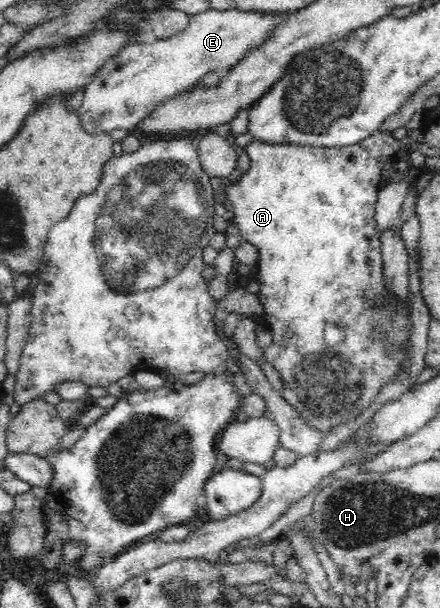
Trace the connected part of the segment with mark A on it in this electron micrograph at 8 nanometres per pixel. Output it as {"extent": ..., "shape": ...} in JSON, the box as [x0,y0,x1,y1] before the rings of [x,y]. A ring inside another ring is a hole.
{"extent":[225,130,411,432],"shape":[[[380,130],[365,140],[351,146],[325,148],[324,146],[293,146],[292,144],[269,144],[254,140],[246,146],[250,158],[250,168],[243,173],[242,178],[235,184],[225,187],[226,198],[234,208],[234,224],[240,230],[240,238],[250,242],[258,250],[258,262],[253,268],[260,282],[259,298],[264,308],[264,321],[272,334],[272,343],[264,349],[264,360],[278,370],[284,388],[281,392],[283,399],[292,405],[301,417],[307,419],[309,427],[321,432],[335,429],[354,421],[365,412],[377,398],[381,388],[399,376],[401,364],[405,360],[405,342],[411,338],[411,314],[407,302],[403,304],[389,301],[389,291],[383,279],[382,242],[377,233],[375,223],[375,206],[382,185],[383,166],[393,164],[401,151],[401,140],[393,137],[391,130]]]}

